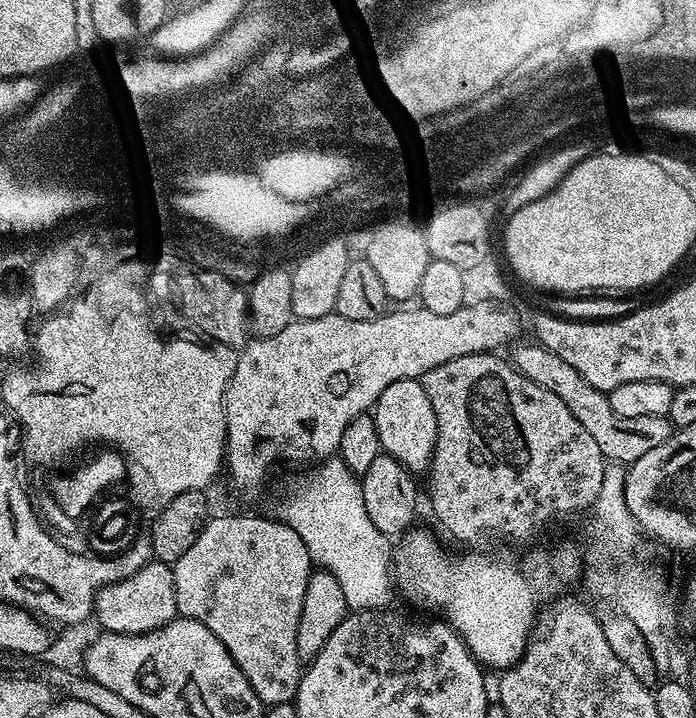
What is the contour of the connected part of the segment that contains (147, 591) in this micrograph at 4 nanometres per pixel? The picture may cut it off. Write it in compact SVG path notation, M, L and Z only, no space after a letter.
M159 562L142 566L142 570L138 570L138 574L130 574L130 578L105 584L104 589L96 596L94 620L101 624L99 627L105 632L137 636L166 626L177 619L177 616L172 569Z

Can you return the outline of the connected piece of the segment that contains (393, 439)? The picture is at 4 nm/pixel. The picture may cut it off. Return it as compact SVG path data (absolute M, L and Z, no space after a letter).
M419 379L390 382L376 399L374 419L378 426L378 442L383 455L393 456L401 466L413 474L427 473L432 466L436 445L434 406L426 398L426 390Z

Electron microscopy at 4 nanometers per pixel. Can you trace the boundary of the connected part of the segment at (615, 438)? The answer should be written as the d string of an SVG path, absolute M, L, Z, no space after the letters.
M539 342L531 343L517 343L511 349L513 352L512 356L510 355L510 363L513 369L519 375L530 378L530 382L538 382L542 390L558 394L558 398L566 402L570 414L574 414L574 418L578 418L578 422L582 422L583 428L593 436L594 442L598 442L598 450L602 450L605 461L617 460L621 466L627 466L642 458L642 454L654 450L654 446L662 446L662 442L666 442L666 438L672 436L674 429L667 416L622 418L614 414L607 395L590 386L590 382L586 382L586 378L582 378L582 374L578 374L578 370L574 370L570 362L558 358L558 354L546 350Z

